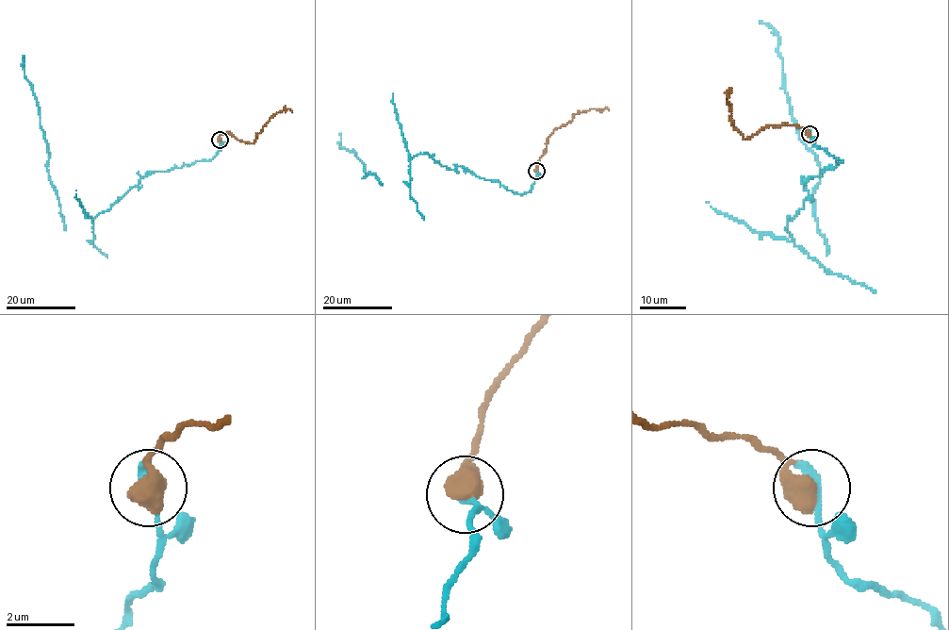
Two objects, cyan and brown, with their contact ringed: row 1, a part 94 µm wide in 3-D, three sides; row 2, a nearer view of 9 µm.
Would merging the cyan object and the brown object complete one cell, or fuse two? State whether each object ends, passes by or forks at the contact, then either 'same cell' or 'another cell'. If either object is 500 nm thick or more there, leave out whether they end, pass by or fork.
same cell

